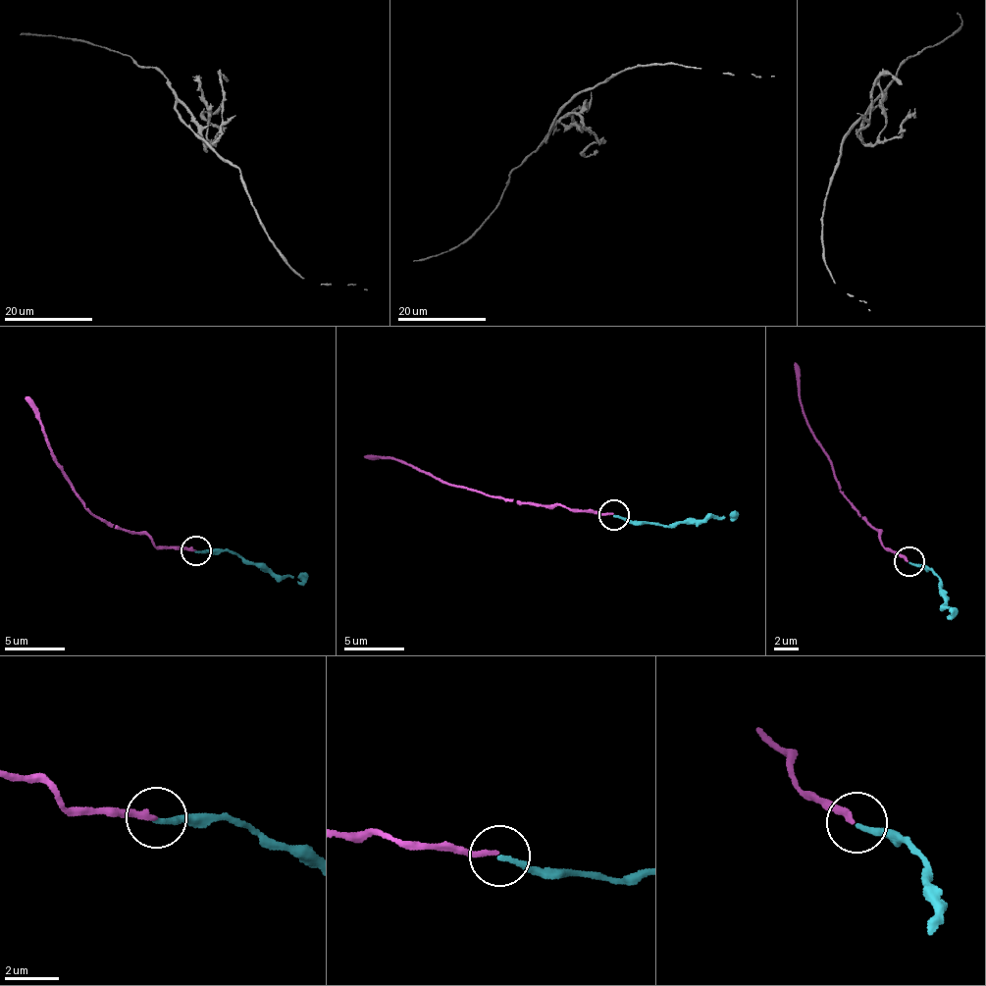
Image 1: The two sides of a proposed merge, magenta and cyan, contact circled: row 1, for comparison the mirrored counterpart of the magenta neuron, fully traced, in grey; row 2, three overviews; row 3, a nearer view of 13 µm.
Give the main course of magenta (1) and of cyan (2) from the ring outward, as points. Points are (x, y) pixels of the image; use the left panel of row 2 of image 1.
1: (195, 549), (160, 549), (145, 534), (116, 530), (98, 520), (50, 445), (38, 410), (25, 396)
2: (195, 552), (238, 553), (281, 576), (299, 578), (307, 572)

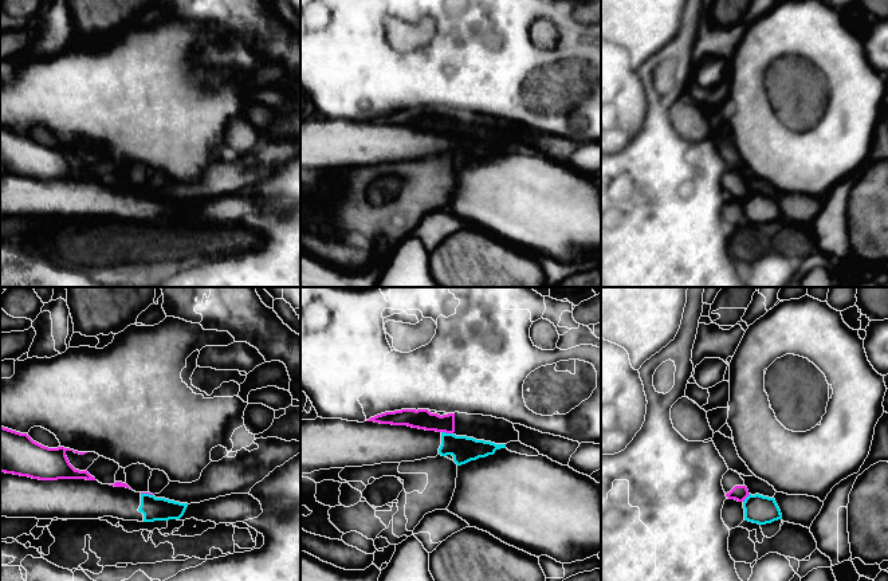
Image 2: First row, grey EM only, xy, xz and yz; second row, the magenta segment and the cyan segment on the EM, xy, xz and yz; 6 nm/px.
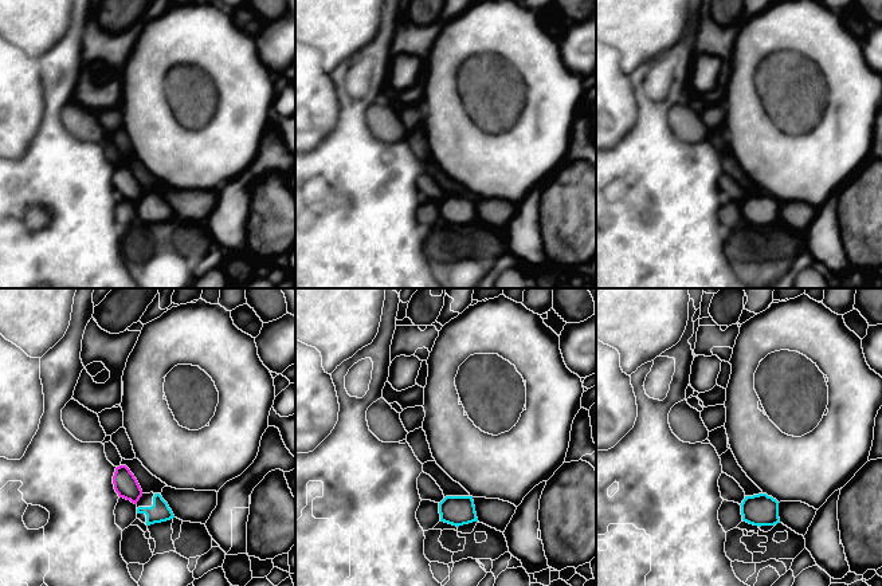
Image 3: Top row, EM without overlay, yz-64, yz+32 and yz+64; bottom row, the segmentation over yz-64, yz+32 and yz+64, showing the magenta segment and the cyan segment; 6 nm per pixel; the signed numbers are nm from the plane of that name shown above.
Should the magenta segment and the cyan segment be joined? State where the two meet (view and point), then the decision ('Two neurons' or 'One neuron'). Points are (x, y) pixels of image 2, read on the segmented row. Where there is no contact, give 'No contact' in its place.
Touches magenta at xz (447, 432). Two neurons

